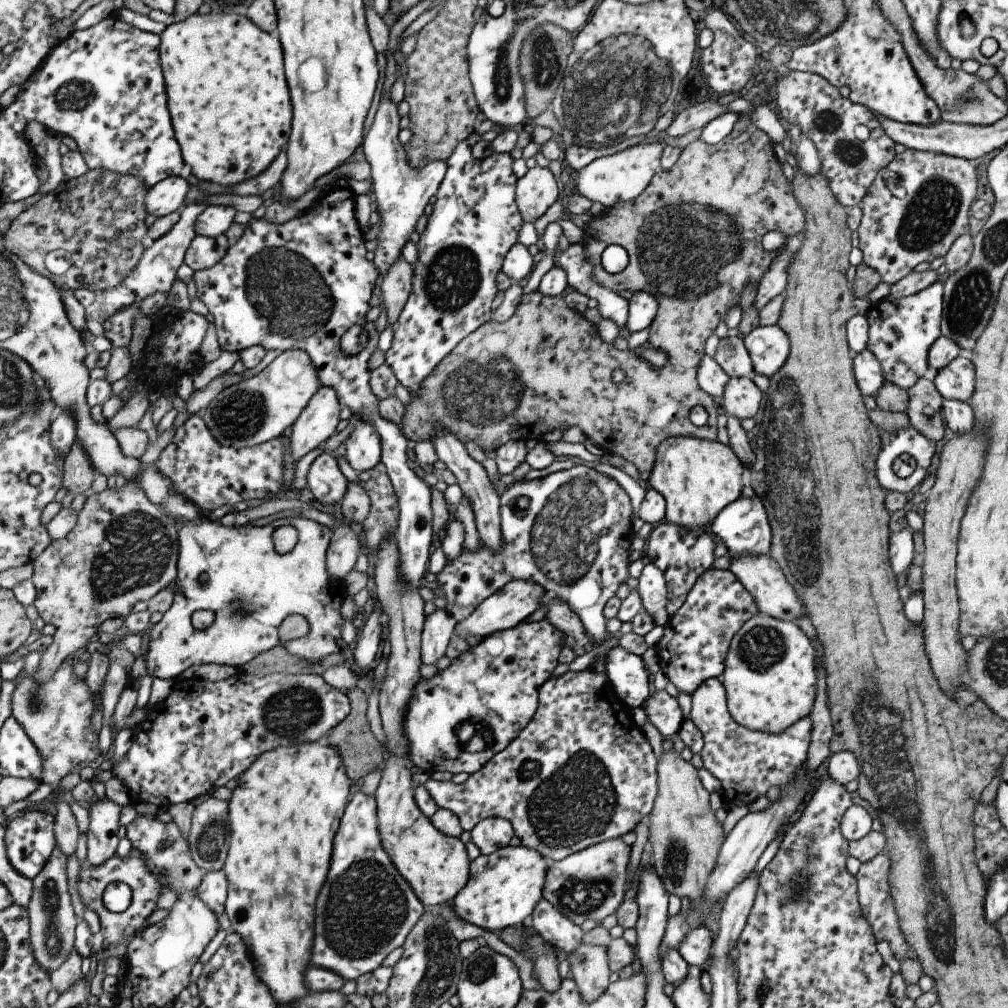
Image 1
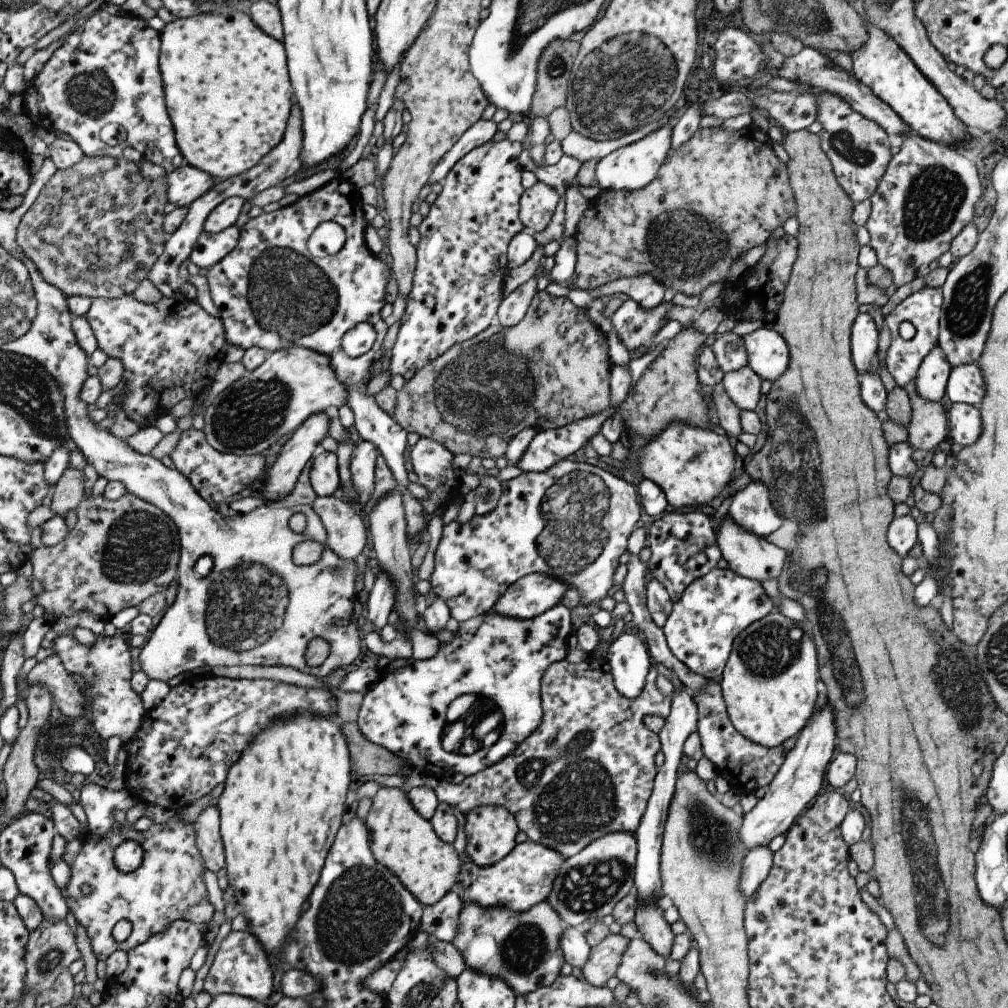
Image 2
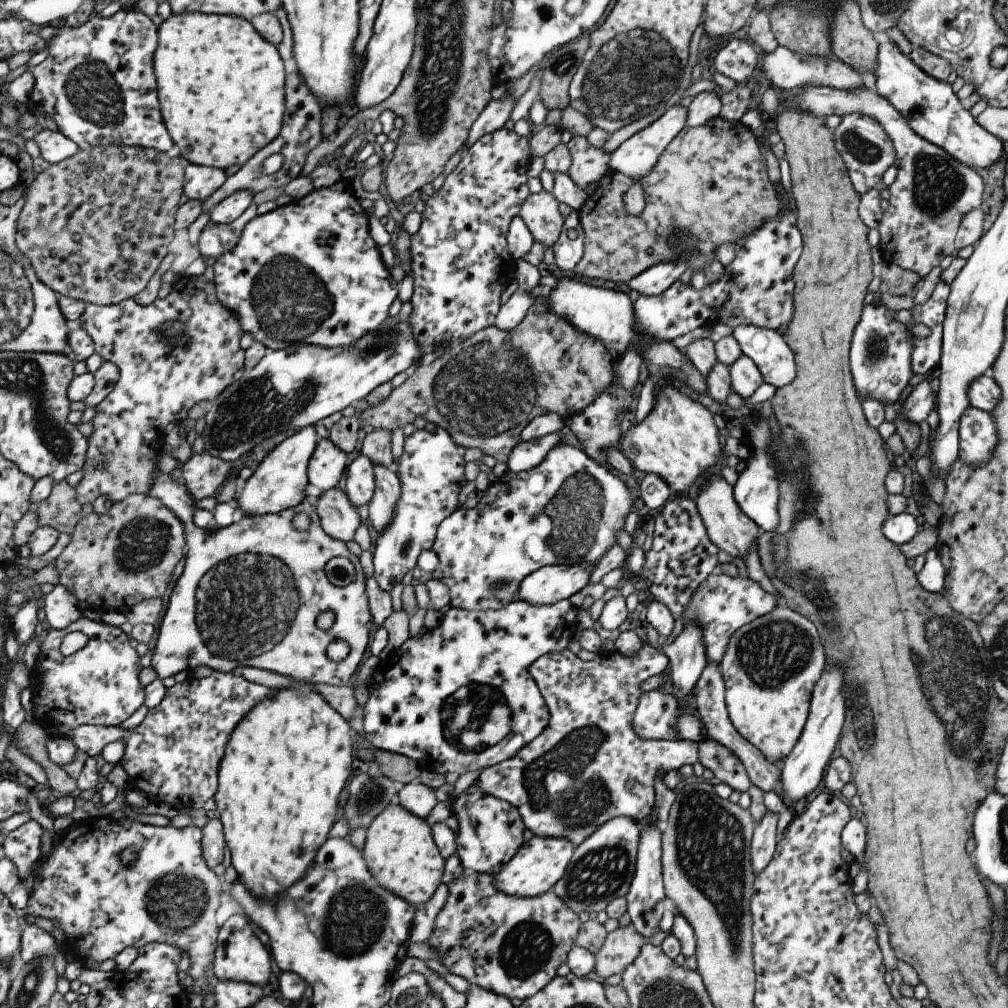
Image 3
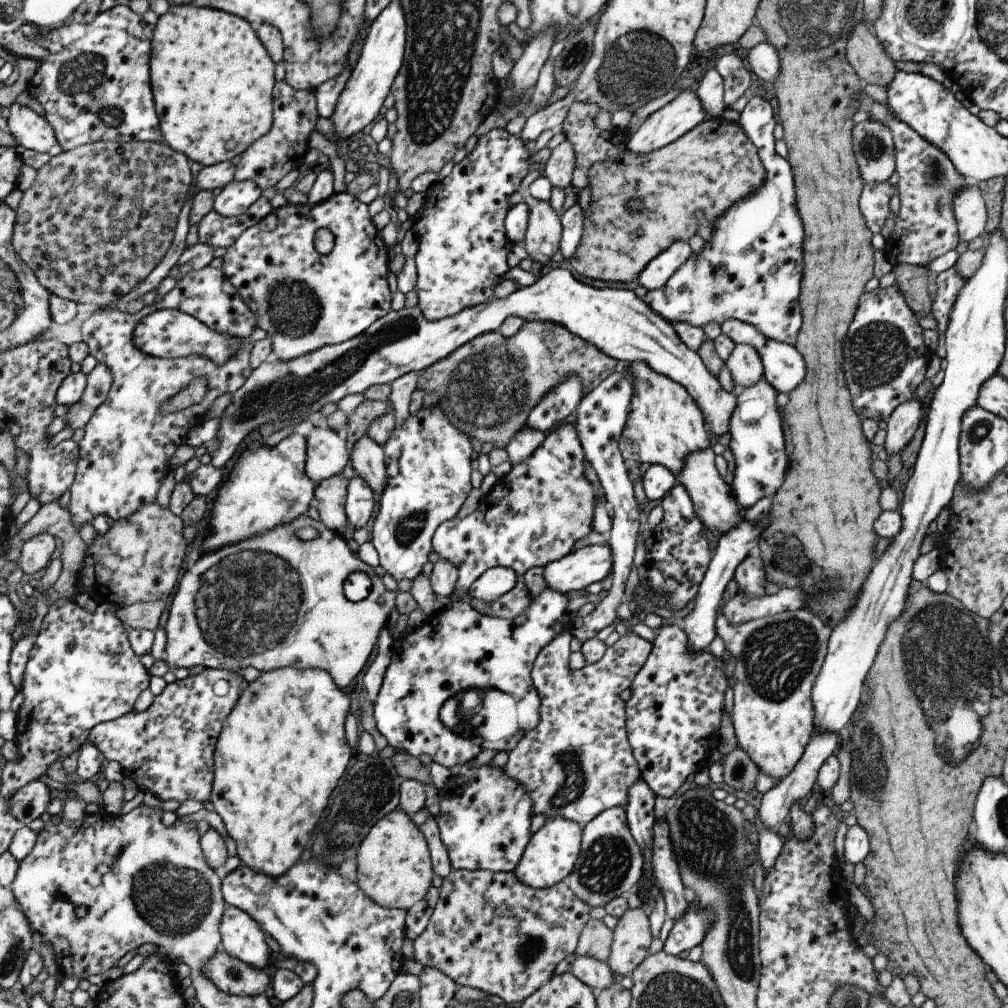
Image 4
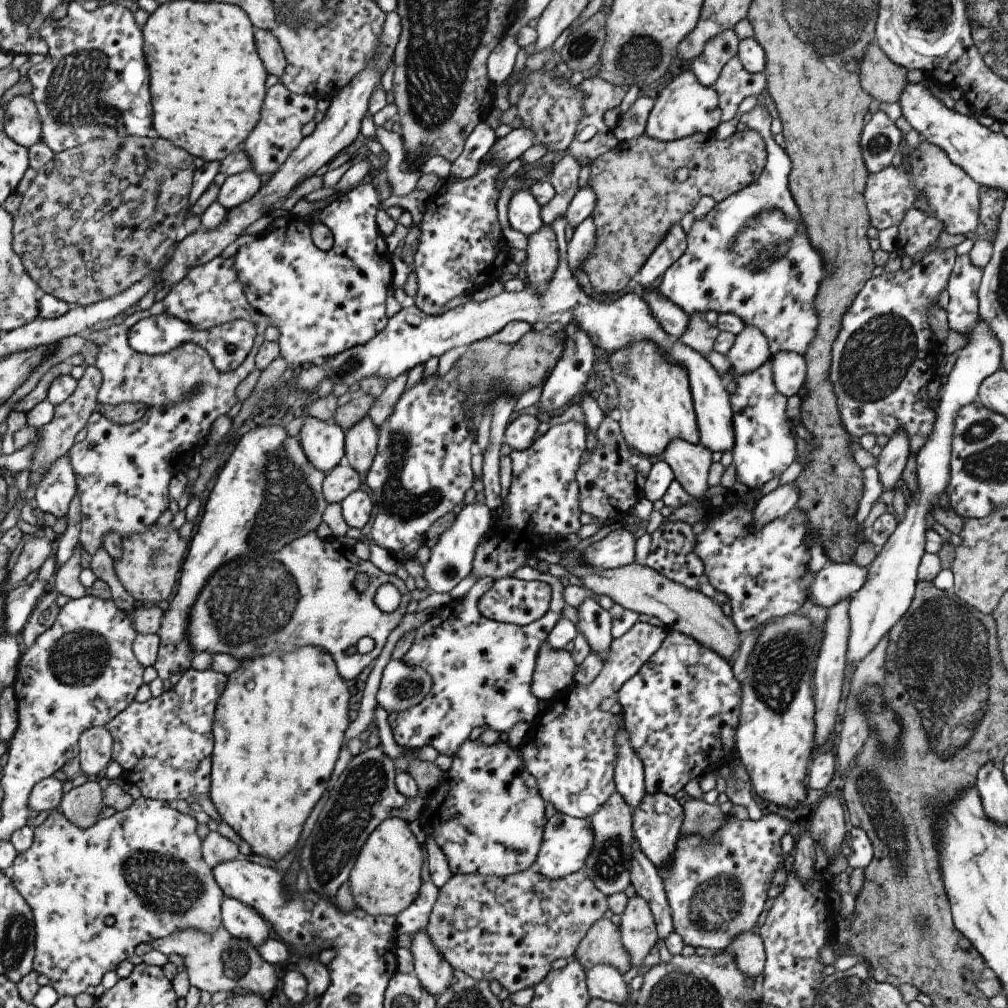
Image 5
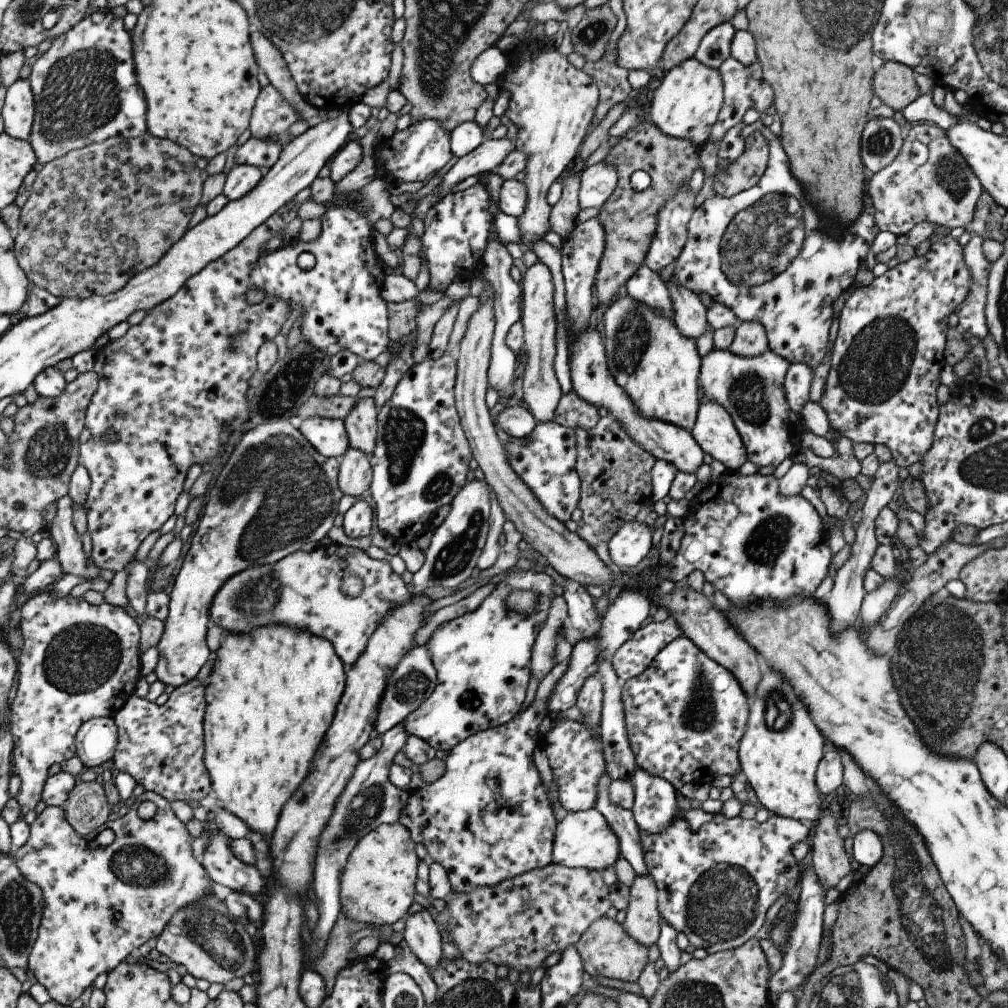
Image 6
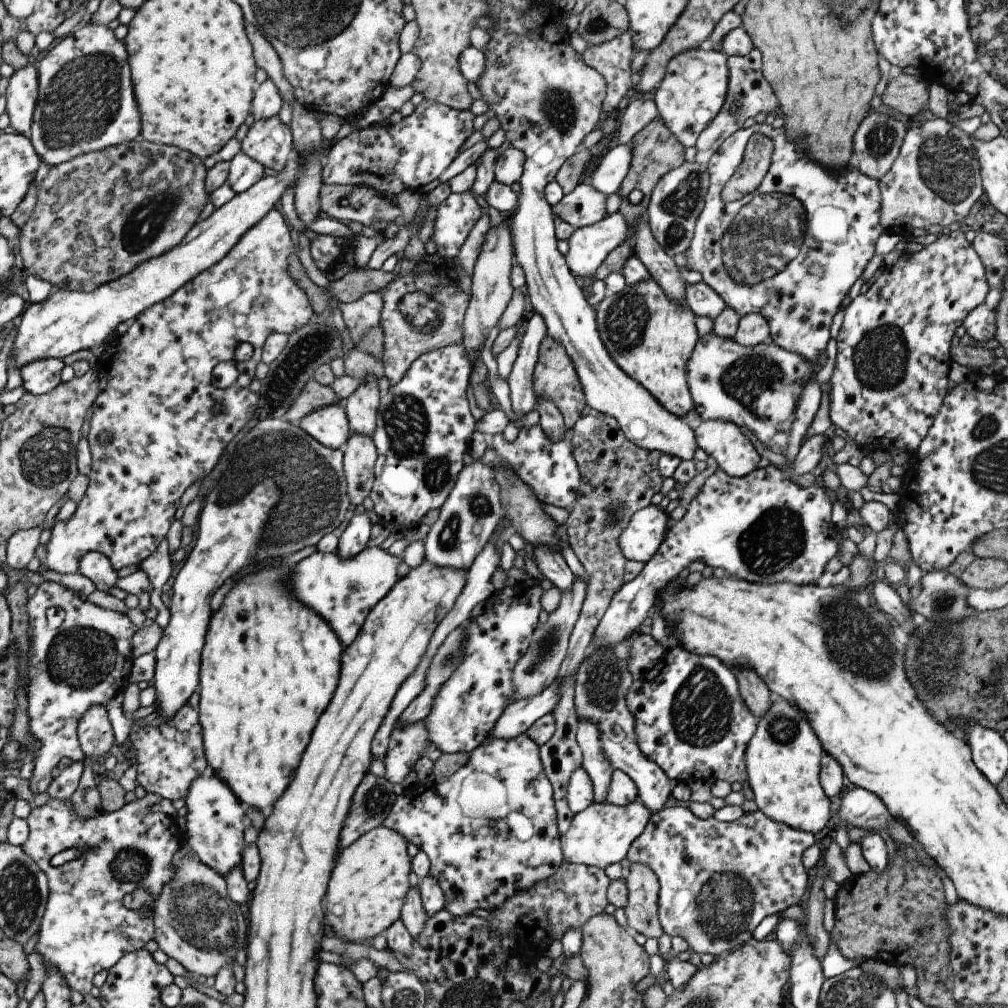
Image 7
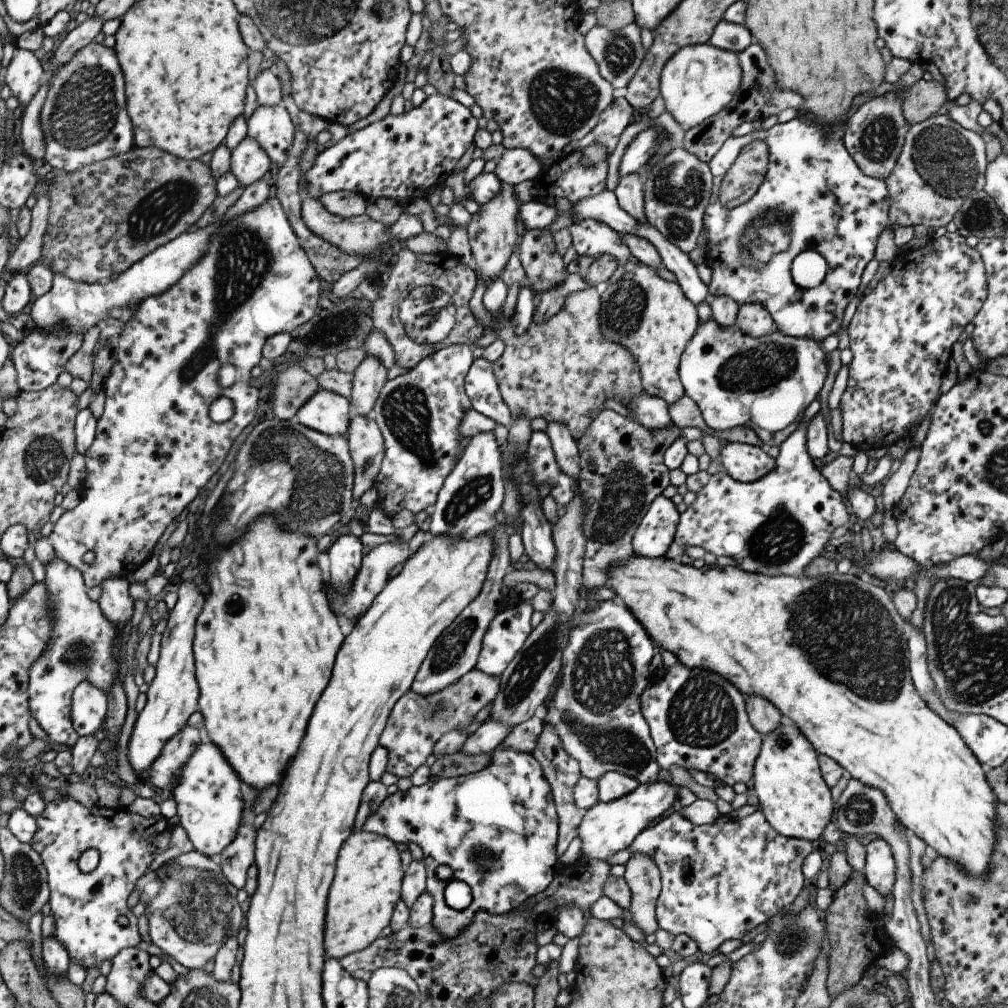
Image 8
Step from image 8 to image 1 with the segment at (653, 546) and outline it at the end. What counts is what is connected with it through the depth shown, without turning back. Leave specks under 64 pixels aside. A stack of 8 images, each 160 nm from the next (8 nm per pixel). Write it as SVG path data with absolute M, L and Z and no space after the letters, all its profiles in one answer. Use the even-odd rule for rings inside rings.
M512 579L499 590L487 596L467 618L456 622L456 636L465 640L467 635L471 635L478 640L493 634L493 632L501 632L502 630L513 628L517 623L525 622L526 618L539 608L540 598L543 594L545 594L545 590L541 588L541 585L533 584L527 579Z

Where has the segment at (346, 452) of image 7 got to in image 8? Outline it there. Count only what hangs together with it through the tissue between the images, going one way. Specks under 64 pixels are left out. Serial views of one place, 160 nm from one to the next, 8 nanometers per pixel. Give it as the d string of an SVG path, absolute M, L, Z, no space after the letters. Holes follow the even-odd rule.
M355 415L350 419L345 437L354 470L352 497L357 500L365 490L373 486L384 446L381 431L370 415Z

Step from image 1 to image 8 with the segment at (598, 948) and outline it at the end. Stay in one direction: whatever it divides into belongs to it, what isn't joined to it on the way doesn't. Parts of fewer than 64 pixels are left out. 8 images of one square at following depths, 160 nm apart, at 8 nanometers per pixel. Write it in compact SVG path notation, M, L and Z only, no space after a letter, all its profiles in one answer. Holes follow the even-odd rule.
M633 853L624 864L622 875L630 890L630 905L633 924L645 934L657 929L654 906L660 893L660 874L654 860L643 853Z

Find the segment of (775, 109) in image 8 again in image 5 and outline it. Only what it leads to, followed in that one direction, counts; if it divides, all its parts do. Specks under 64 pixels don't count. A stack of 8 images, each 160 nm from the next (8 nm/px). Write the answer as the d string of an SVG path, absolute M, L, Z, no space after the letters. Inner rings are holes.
M731 57L722 67L719 76L712 87L718 96L720 122L727 122L738 116L737 105L747 96L756 96L766 88L766 78L763 72L747 72L739 59Z

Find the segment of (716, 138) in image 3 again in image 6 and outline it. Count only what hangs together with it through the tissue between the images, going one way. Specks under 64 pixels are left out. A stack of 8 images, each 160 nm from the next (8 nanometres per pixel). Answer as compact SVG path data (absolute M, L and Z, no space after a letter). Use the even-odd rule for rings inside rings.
M646 119L621 136L604 157L603 161L616 168L618 179L611 196L600 206L595 217L605 233L603 254L594 274L595 294L601 304L607 306L612 303L618 288L643 263L655 232L657 209L673 194L677 185L687 185L693 169L700 168L698 152L702 147L685 139L667 136ZM759 131L745 140L741 154L725 164L717 164L712 181L712 192L721 197L732 197L757 184L768 161L768 142ZM635 170L647 172L650 178L649 186L640 192L633 192L629 185L629 176Z

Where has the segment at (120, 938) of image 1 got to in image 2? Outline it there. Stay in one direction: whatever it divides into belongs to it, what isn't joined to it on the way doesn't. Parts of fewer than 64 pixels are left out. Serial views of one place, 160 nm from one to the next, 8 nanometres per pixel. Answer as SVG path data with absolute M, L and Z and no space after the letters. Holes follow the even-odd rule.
M177 816L162 823L152 822L143 831L122 827L96 835L87 830L81 839L81 850L69 865L70 881L62 890L62 895L77 923L84 926L97 961L105 960L116 950L128 951L145 943L180 919L179 916L191 906L207 902L205 885L201 879L205 868L194 843L195 837L192 823ZM125 839L139 843L143 858L133 872L123 874L115 868L112 852ZM119 920L126 920L132 926L129 936L120 943L111 937L111 928Z

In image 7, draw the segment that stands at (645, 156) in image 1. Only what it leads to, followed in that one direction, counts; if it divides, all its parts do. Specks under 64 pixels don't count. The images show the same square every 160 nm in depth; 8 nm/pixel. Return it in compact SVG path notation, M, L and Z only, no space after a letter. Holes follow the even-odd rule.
M689 49L676 54L666 64L660 83L653 92L653 102L665 126L684 146L694 146L695 139L719 112L728 87L727 56L723 51Z

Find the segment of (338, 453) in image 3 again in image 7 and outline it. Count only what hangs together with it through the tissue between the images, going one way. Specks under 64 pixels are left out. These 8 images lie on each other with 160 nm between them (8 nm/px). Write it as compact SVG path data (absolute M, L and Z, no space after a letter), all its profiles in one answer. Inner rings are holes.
M343 403L316 408L299 419L297 425L317 442L330 449L343 448L351 433Z

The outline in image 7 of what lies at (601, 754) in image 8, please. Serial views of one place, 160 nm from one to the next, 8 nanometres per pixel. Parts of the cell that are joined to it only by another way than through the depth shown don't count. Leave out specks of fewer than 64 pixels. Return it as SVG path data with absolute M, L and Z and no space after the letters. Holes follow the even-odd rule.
M639 630L633 636L622 638L615 644L601 645L588 653L585 651L586 655L574 674L572 703L578 722L583 718L597 727L598 742L611 768L623 771L632 780L637 789L636 798L653 814L663 808L673 783L657 764L639 750L634 733L634 718L625 702L625 695L634 679L628 669L630 638L635 638L637 634Z

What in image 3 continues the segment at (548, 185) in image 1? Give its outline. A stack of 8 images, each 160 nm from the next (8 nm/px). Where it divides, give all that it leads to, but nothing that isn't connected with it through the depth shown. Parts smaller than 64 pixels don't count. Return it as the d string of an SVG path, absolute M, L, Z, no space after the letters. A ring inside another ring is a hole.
M545 191L528 193L518 215L523 219L535 244L551 247L559 238L563 216L558 211L555 197Z

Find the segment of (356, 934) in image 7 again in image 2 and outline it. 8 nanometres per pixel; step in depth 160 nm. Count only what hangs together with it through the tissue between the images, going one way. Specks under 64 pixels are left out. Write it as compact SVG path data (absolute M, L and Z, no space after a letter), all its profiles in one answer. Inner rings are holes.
M377 788L364 824L373 858L392 872L420 905L435 904L453 886L461 864L457 853L437 838L429 821L415 812L399 788Z

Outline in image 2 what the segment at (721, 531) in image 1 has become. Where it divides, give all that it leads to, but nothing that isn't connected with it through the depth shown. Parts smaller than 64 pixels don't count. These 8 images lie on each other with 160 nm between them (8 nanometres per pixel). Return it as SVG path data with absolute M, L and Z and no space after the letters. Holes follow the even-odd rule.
M751 480L731 493L729 515L739 526L764 538L779 528L781 519L770 505L768 490L759 480Z

